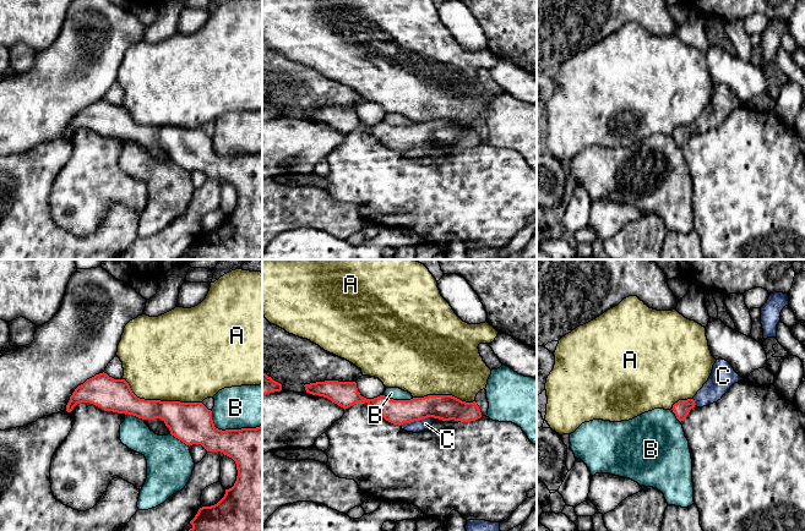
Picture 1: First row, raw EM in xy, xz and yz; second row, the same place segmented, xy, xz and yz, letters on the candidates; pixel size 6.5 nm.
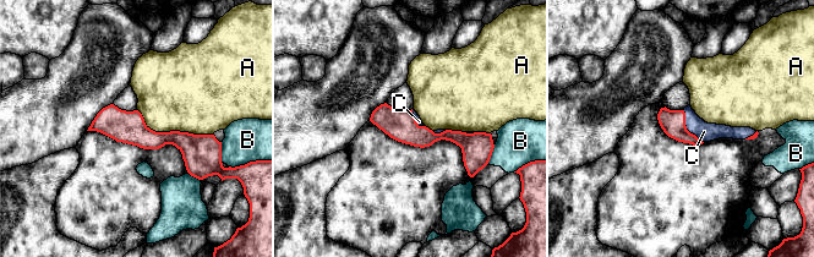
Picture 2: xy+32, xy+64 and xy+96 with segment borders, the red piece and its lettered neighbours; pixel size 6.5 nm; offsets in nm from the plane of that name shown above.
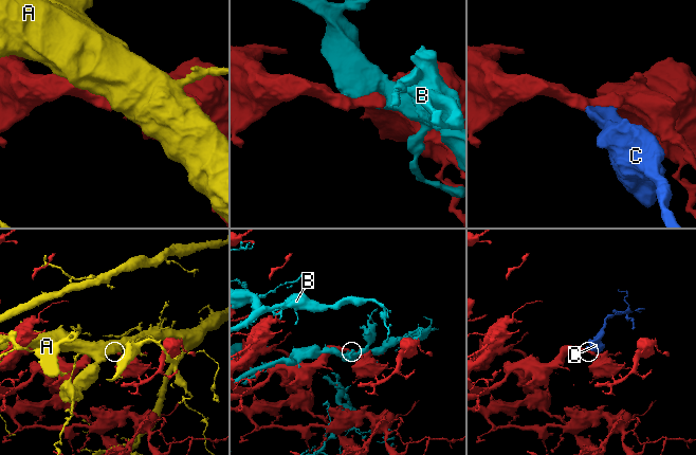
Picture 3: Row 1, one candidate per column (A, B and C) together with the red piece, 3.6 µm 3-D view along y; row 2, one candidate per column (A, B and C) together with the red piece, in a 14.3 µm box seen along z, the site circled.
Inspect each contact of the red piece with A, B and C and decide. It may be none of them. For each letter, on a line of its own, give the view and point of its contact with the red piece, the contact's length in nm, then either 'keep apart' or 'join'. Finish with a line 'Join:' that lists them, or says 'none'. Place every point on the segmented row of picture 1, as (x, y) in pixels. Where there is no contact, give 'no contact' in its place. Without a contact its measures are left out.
A: meets red in xy at (159, 400); contact 550 nm long; keep apart
B: meets red in xy at (230, 430); contact 360 nm long; keep apart
C: meets red in xz at (414, 420); contact 220 nm long; join
Join: C

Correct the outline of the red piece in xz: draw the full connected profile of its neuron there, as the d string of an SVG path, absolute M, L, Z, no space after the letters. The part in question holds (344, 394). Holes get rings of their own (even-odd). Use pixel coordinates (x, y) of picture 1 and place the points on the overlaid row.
M325 381L304 387L306 393L327 398L344 410L355 403L366 403L386 421L413 433L431 428L435 418L458 423L482 417L475 401L466 403L452 395L428 395L410 400L393 400L385 395L366 399L358 392L355 382Z

